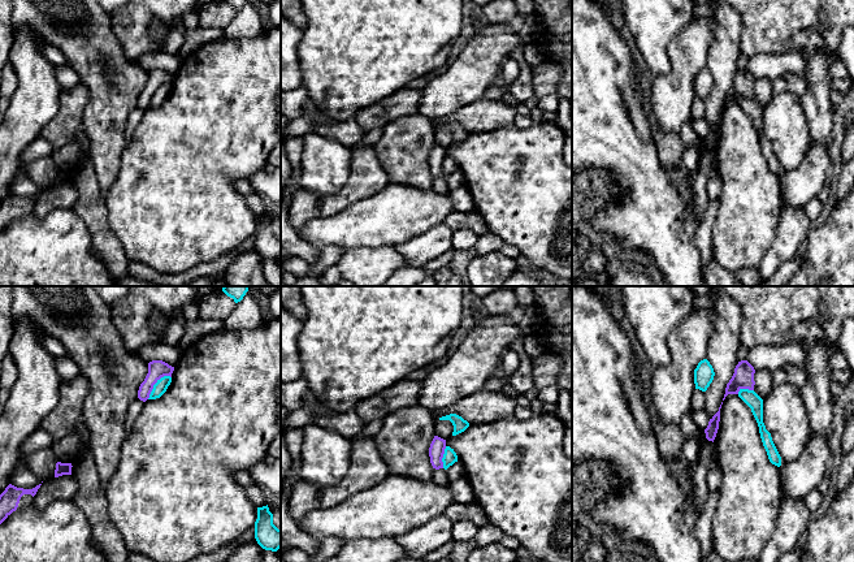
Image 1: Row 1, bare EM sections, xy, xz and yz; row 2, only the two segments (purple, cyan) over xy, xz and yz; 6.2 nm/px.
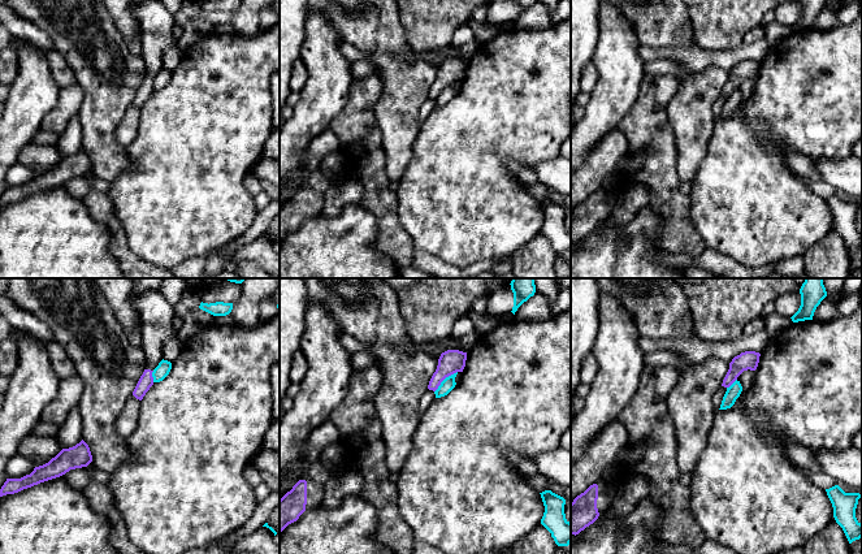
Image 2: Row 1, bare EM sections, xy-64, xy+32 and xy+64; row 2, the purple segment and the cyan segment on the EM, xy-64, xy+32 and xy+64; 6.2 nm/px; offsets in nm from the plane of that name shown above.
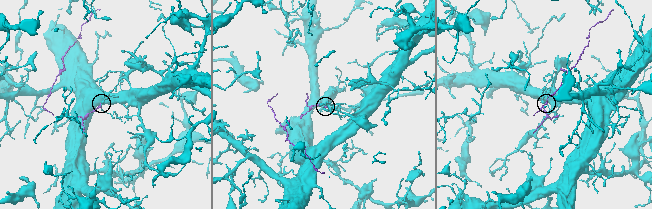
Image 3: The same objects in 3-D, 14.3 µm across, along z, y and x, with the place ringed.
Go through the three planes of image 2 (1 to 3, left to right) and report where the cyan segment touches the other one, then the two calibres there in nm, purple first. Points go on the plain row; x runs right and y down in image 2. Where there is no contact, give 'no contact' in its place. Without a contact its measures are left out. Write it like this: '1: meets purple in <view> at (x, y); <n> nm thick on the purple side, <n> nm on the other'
1: meets purple in xy-64 at (151, 85); 90 nm thick on the purple side, 90 nm on the other
2: meets purple in xy+32 at (444, 87); 150 nm thick on the purple side, 80 nm on the other
3: meets purple in xy+64 at (731, 92); 110 nm thick on the purple side, 90 nm on the other

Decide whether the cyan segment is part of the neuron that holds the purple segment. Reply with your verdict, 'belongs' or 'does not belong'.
does not belong

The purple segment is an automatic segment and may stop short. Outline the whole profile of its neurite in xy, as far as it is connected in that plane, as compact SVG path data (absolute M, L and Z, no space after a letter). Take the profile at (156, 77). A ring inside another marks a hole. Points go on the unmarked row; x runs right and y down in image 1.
M162 69L149 70L148 82L138 99L138 107L146 111L149 107L153 94L164 85L172 86L173 79L174 79L174 75L169 74Z

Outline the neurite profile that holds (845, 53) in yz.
M854 26L844 29L837 56L848 69L849 78L854 83Z

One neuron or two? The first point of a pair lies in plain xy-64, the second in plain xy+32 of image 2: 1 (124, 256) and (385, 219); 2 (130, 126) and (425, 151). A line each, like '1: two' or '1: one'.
1: one
2: two

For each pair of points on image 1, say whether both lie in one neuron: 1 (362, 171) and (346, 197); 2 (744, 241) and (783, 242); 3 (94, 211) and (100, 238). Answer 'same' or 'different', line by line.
1: same
2: different
3: same

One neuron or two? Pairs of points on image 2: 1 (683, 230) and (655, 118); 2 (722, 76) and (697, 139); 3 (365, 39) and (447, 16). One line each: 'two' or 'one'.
1: one
2: one
3: two

